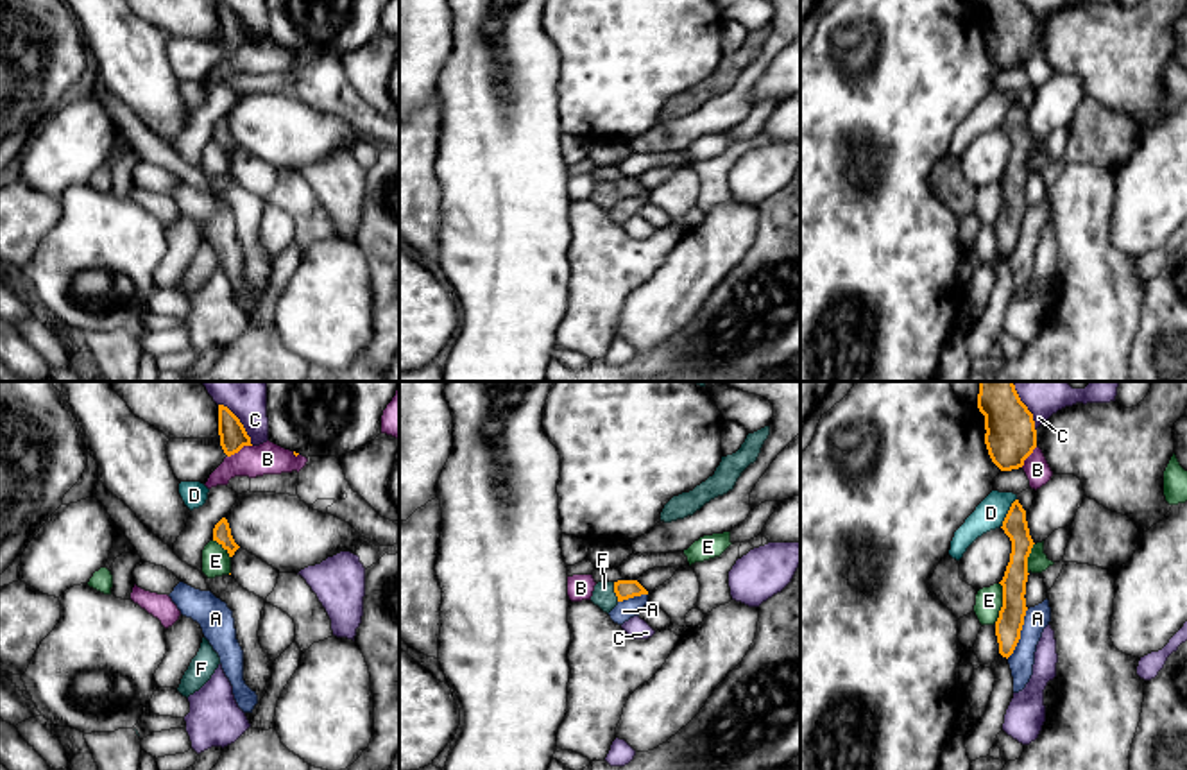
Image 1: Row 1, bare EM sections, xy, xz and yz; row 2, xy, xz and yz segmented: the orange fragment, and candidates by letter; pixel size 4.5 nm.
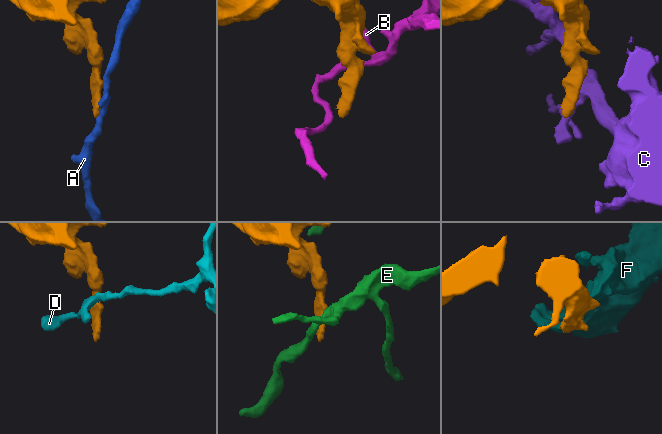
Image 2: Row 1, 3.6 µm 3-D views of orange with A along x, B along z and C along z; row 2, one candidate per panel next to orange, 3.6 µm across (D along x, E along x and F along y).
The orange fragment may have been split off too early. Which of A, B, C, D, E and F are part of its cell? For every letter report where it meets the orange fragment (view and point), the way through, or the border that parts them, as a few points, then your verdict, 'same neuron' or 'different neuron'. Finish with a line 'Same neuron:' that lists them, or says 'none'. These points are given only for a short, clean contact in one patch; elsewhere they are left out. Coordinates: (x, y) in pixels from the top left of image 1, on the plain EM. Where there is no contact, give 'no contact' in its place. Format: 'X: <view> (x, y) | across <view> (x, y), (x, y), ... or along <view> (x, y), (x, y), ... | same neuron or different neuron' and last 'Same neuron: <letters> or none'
A: yz (1019, 233) | different neuron
B: xy (239, 49) | along xy (251, 43), (228, 56) | different neuron
C: xy (240, 22) | different neuron
D: yz (1008, 111) | different neuron
E: yz (1003, 201) | different neuron
F: xz (614, 190) | across xz (623, 188), (614, 190), (604, 196) | same neuron
Same neuron: F

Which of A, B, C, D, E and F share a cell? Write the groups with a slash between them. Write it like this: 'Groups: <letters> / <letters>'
Groups: A / B / C / D / E / F

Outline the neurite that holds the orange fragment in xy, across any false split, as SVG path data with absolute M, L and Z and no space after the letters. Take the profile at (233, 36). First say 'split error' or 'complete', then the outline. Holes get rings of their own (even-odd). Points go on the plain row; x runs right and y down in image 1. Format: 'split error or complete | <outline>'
complete | M218 4L218 34L227 56L238 52L243 45L252 45L240 18L224 4Z

